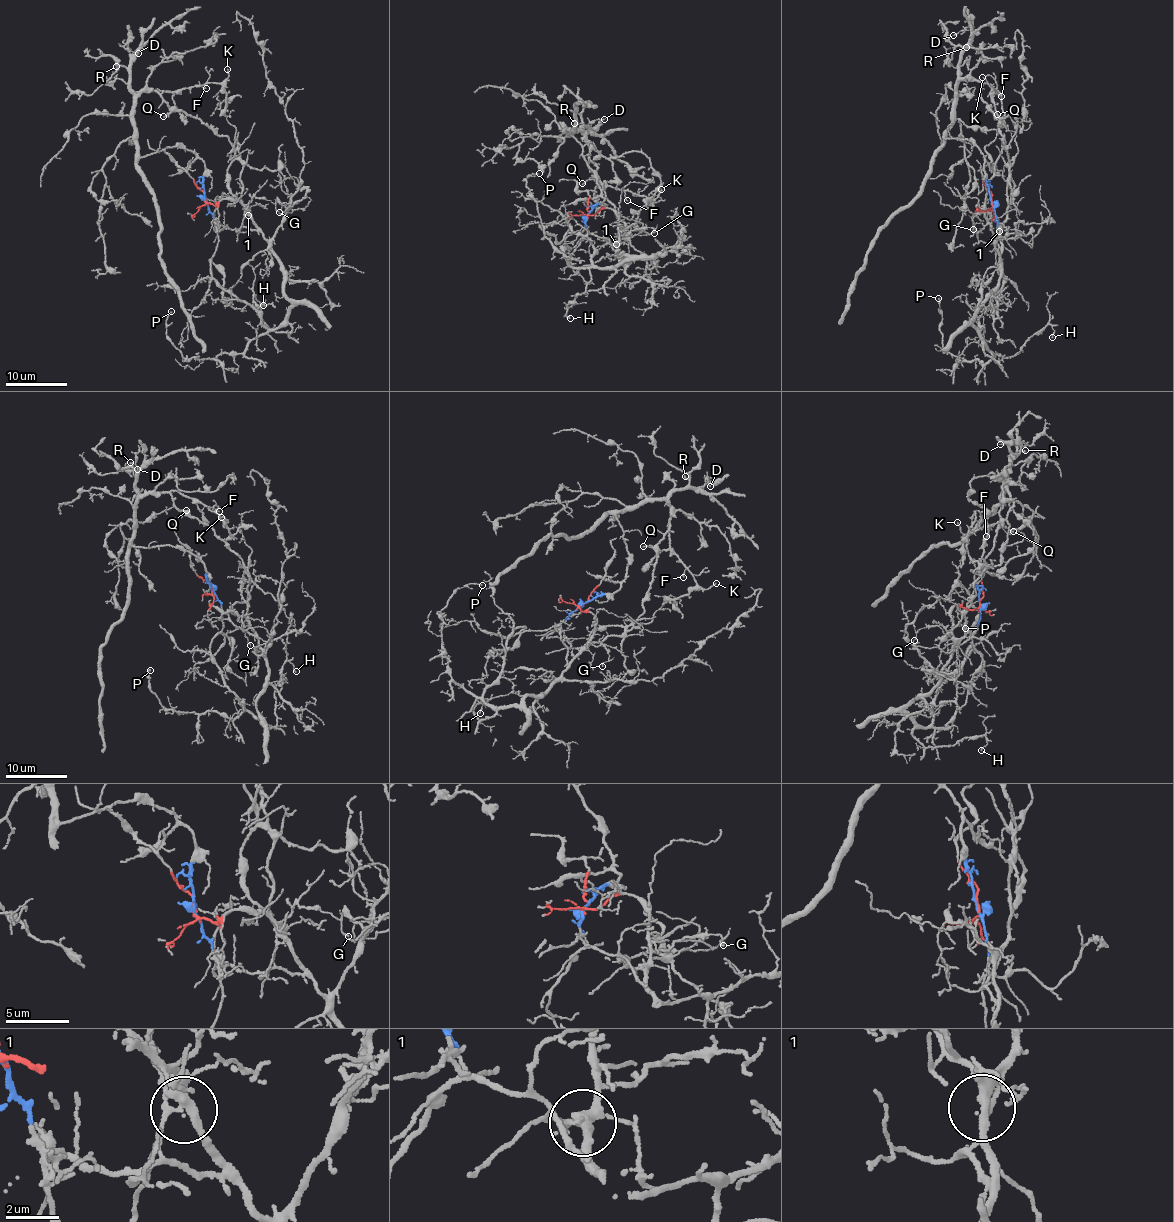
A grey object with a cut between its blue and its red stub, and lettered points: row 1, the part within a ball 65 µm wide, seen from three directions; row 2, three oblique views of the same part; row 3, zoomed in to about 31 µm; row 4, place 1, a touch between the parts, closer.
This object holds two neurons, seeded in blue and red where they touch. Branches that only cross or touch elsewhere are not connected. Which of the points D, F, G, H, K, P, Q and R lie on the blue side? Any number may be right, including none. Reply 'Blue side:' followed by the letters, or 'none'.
Blue side: D, F, K, Q, R

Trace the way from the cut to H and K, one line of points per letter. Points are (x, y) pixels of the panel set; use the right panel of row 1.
H: (992, 203), (976, 206), (1001, 245), (999, 283), (975, 312), (984, 352), (1015, 355), (1048, 325), (1052, 337)
K: (992, 203), (980, 150), (970, 141), (944, 136), (955, 86), (966, 78), (988, 83), (996, 91), (983, 77)

